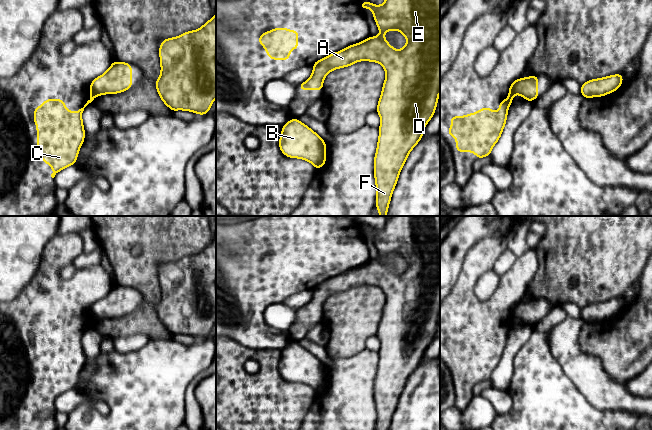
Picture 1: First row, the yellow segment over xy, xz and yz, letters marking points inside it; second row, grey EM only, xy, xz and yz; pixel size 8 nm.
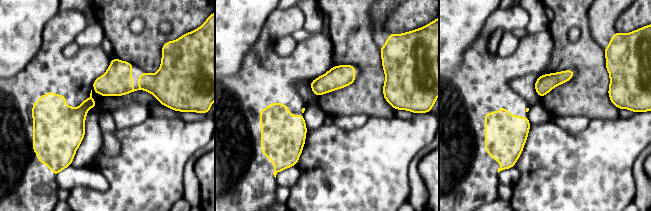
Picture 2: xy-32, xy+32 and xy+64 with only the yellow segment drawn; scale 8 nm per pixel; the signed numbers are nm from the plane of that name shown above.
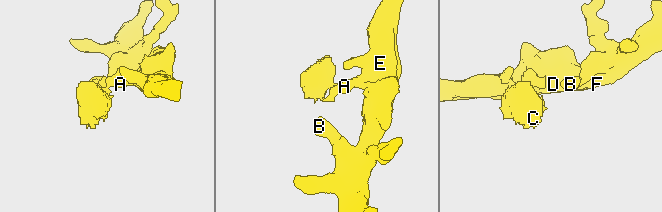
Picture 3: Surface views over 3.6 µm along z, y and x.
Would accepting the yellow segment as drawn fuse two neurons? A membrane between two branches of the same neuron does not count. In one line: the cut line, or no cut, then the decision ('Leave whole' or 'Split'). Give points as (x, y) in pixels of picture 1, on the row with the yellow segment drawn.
Split along yz (510, 87), (513, 94). Split

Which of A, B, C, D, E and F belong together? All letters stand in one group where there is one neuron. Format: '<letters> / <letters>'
A B D E F / C

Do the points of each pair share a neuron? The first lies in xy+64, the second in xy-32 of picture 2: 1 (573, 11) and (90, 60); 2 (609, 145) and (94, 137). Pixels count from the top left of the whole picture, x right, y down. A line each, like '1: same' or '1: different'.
1: different
2: different

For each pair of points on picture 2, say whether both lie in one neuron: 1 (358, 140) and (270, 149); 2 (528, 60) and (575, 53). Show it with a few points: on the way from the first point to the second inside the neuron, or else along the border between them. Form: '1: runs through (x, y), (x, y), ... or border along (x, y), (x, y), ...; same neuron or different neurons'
1: border along (307, 130), (305, 143), (295, 165); different neurons
2: border along (550, 34), (553, 40), (553, 50), (546, 72); different neurons

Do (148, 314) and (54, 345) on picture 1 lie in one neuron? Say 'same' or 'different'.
different

